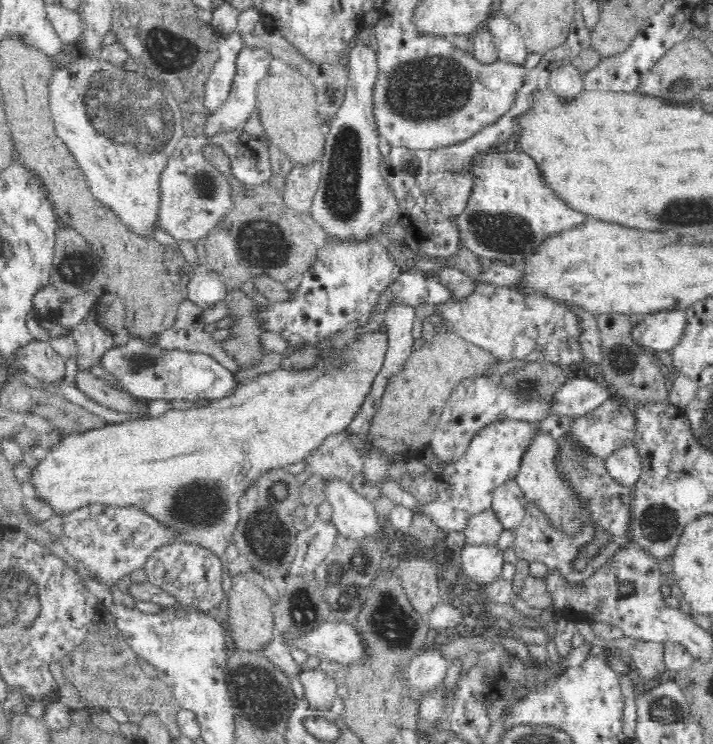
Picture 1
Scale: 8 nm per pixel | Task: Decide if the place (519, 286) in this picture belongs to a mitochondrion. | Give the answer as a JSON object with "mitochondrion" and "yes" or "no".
{"mitochondrion":"no"}

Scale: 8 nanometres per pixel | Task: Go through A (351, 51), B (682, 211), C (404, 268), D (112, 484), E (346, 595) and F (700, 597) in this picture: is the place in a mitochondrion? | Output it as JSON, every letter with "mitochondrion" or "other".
{"A":"other","B":"mitochondrion","C":"other","D":"other","E":"mitochondrion","F":"other"}

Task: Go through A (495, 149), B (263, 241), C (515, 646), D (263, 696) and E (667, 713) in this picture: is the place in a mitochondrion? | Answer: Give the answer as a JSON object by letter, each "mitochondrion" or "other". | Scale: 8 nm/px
{"A":"other","B":"mitochondrion","C":"other","D":"mitochondrion","E":"mitochondrion"}

